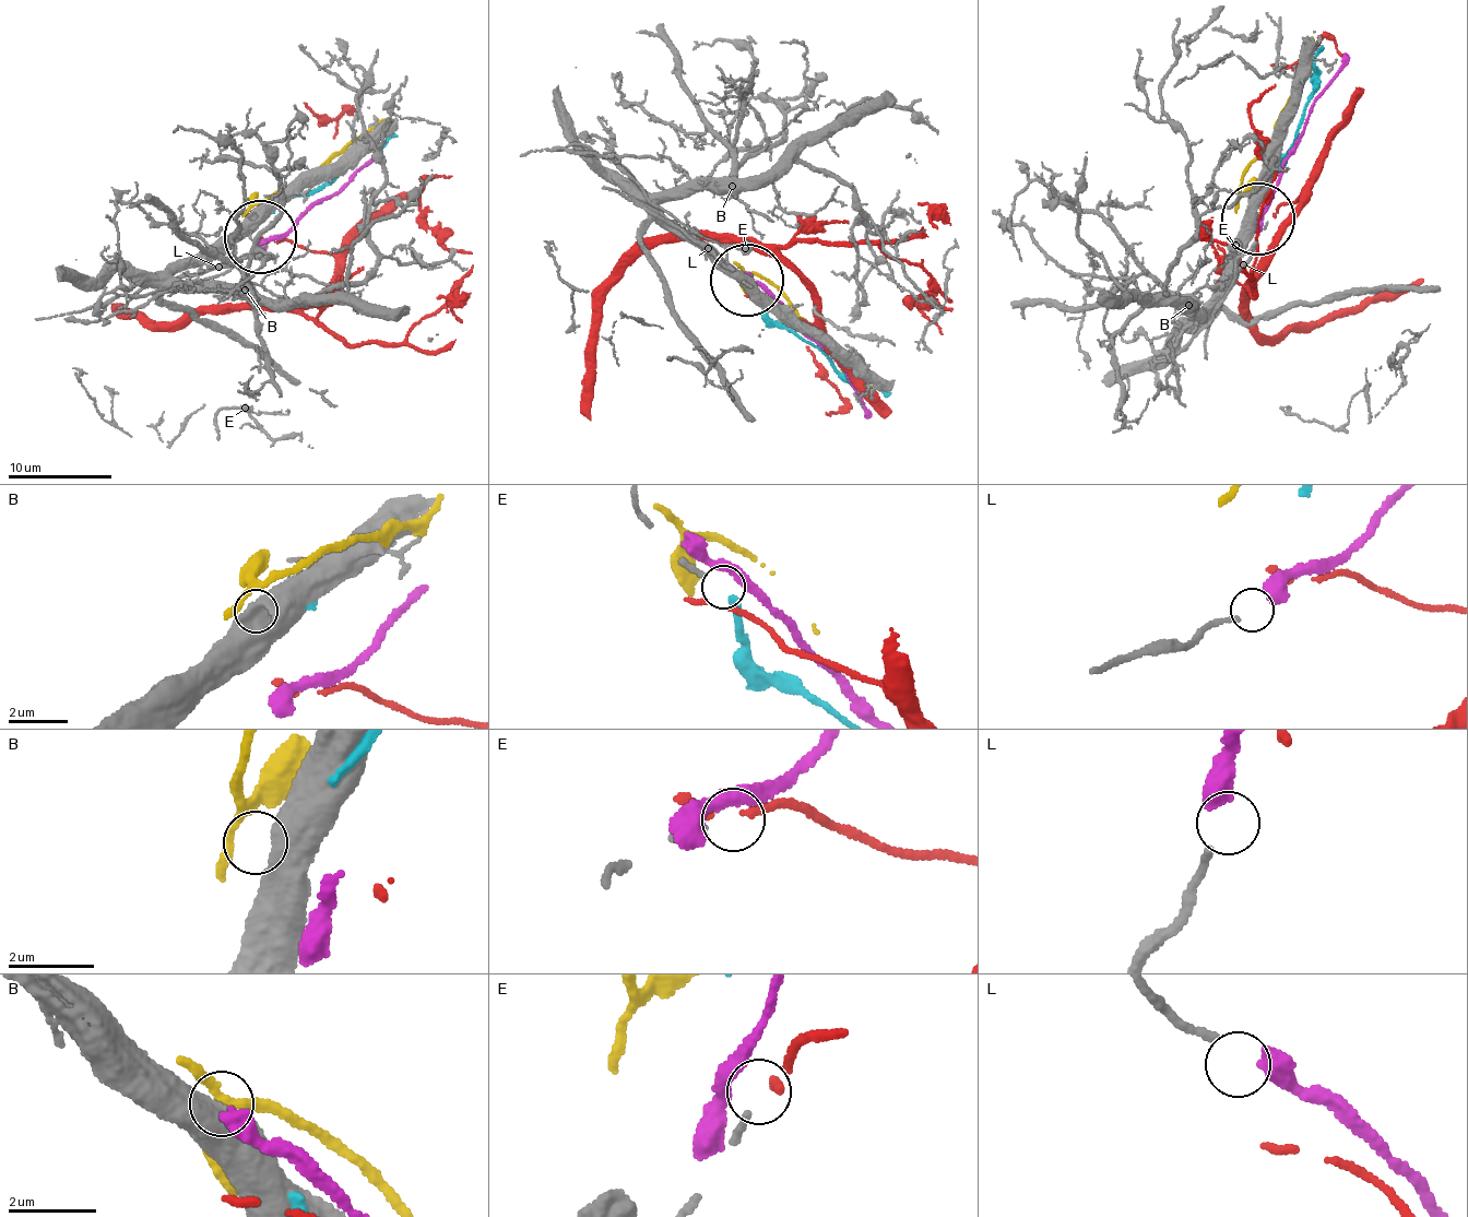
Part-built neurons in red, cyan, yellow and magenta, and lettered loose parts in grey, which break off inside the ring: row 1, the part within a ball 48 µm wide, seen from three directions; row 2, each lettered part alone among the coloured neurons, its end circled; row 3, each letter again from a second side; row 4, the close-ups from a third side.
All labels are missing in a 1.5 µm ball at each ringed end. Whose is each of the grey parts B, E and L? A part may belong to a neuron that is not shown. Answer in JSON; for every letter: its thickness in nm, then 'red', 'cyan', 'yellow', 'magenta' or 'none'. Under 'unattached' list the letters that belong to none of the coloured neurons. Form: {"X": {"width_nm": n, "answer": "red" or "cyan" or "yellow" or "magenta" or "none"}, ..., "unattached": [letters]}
{"B": {"width_nm": 600, "answer": "none"}, "E": {"width_nm": 170, "answer": "none"}, "L": {"width_nm": 170, "answer": "magenta"}, "unattached": ["B", "E"]}

